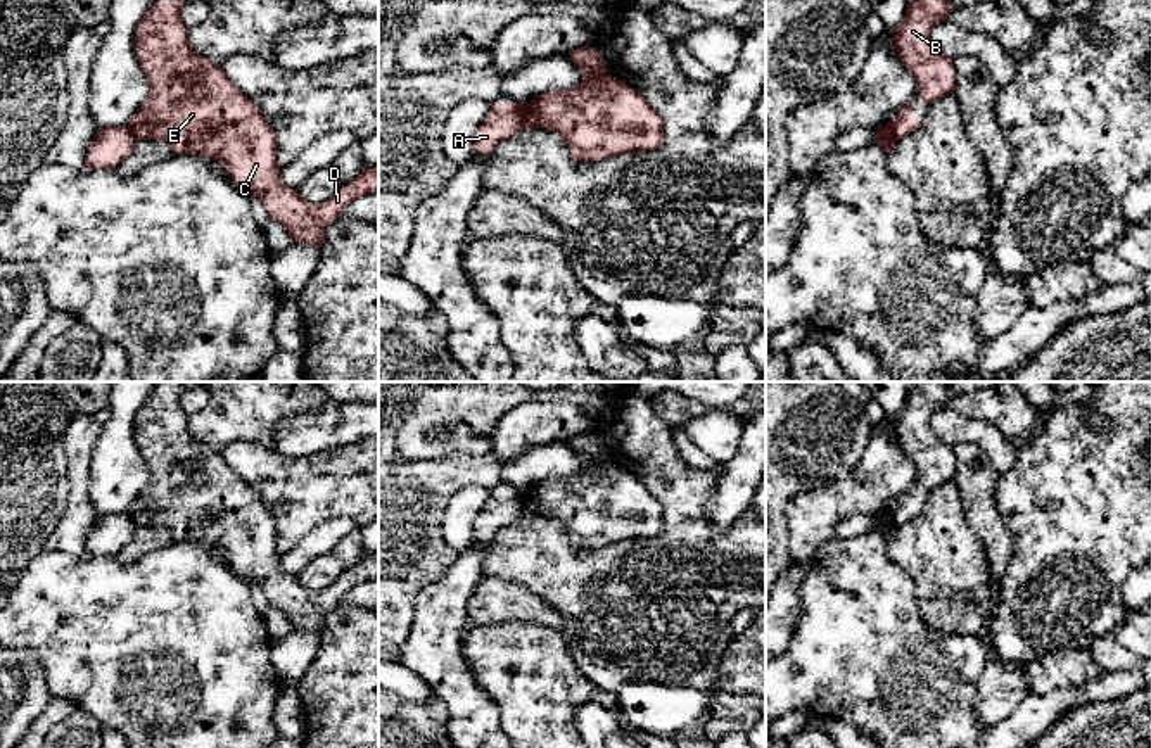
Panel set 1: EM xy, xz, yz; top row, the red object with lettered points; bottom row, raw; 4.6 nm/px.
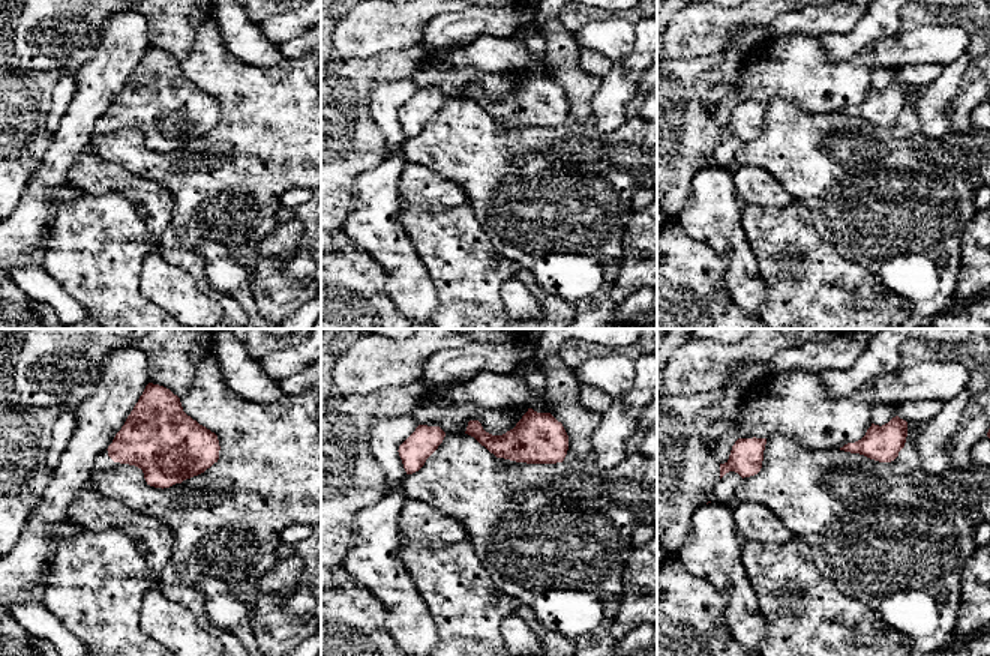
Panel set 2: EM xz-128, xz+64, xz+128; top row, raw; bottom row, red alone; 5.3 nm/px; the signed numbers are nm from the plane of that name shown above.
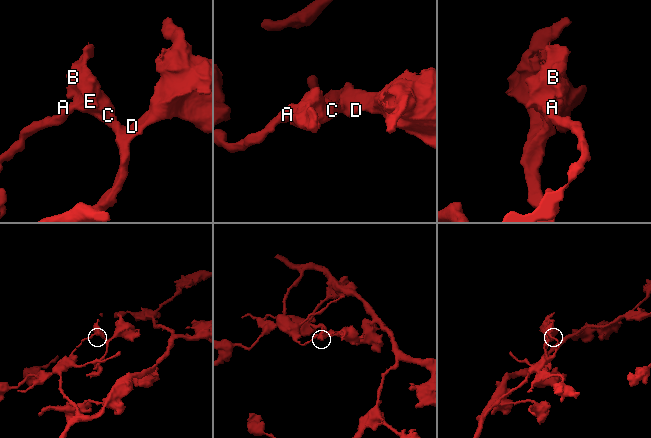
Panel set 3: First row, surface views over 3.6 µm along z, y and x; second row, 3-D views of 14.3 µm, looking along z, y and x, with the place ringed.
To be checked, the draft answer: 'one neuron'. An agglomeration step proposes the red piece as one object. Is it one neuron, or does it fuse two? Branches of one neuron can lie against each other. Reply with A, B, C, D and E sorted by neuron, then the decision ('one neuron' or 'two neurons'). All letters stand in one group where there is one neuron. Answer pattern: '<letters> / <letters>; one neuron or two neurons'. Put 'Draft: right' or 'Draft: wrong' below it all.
A / B C D E; two neurons
Draft: wrong

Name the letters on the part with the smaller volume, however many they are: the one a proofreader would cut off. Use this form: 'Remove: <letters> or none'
Remove: B, C, D, E

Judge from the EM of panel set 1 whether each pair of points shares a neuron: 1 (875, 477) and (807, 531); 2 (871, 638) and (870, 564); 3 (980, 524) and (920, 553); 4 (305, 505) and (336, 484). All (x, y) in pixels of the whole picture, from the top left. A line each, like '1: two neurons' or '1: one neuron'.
1: one neuron
2: one neuron
3: two neurons
4: one neuron

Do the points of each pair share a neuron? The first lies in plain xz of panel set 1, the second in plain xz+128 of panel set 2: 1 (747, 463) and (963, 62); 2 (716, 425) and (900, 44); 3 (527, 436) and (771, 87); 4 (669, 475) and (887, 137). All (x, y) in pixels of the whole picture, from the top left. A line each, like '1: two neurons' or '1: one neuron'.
1: one neuron
2: one neuron
3: two neurons
4: one neuron

